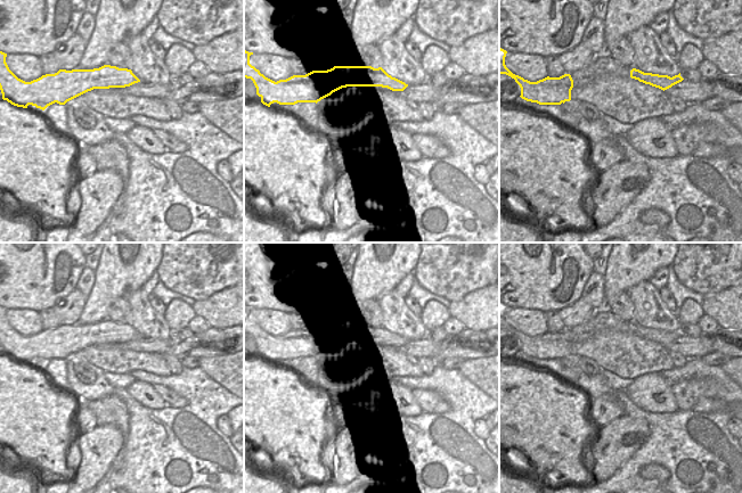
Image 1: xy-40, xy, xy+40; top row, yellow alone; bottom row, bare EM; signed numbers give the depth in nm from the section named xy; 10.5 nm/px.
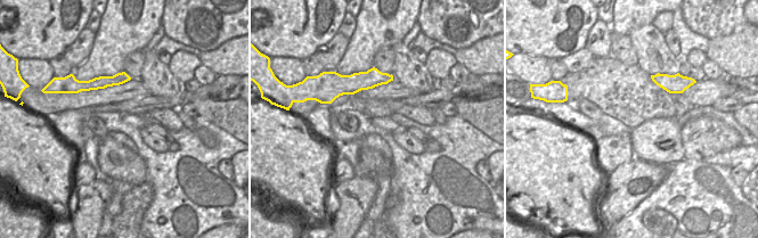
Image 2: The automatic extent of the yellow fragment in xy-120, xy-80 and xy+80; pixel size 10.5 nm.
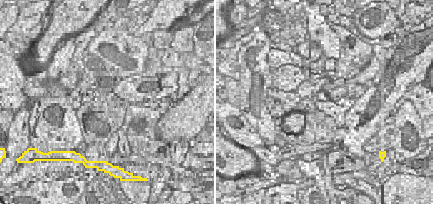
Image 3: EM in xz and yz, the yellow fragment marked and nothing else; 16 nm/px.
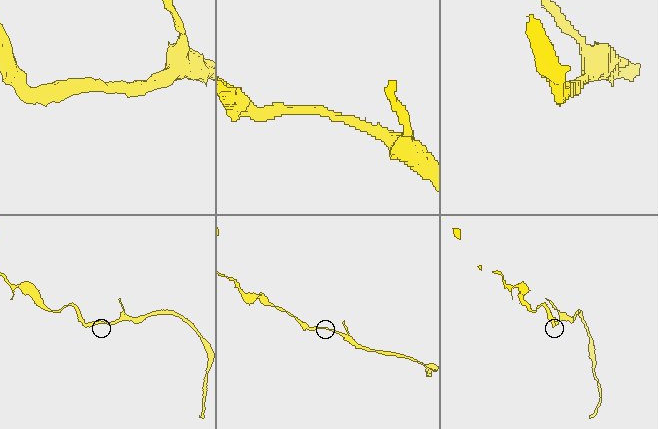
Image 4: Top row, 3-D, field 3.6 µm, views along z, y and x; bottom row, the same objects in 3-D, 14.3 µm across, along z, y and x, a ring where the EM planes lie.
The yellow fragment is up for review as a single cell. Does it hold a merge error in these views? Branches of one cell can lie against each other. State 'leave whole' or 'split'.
leave whole

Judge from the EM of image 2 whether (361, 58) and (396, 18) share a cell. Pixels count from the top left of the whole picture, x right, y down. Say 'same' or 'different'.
same

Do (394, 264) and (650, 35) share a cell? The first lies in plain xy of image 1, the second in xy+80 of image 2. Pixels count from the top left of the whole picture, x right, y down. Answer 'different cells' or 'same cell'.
different cells

